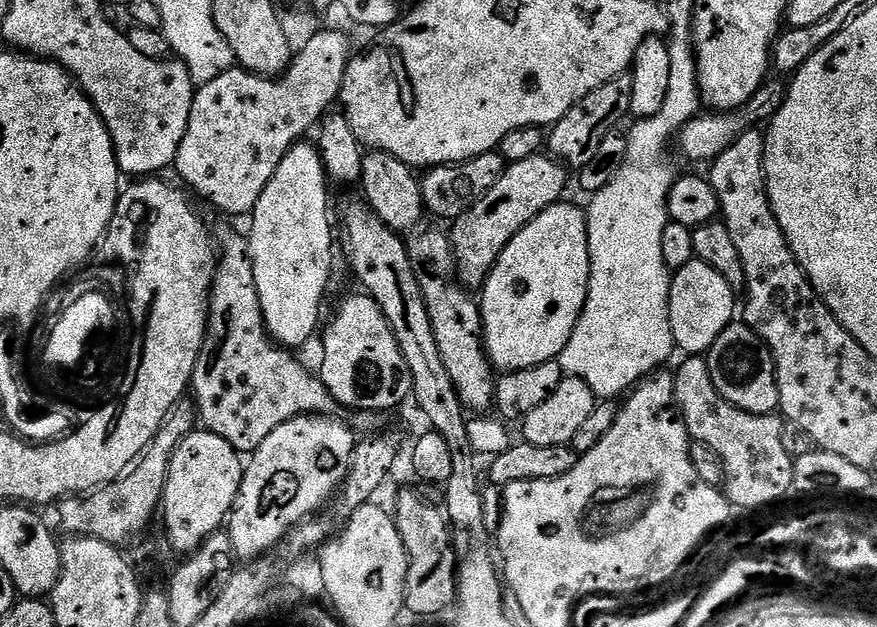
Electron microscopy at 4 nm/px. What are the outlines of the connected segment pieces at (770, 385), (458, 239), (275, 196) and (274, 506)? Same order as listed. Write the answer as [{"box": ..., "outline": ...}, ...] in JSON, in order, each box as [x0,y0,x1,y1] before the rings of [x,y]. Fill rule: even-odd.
[{"box":[706,324,779,416],"outline":[[[728,324],[710,346],[706,359],[710,366],[710,378],[714,378],[714,386],[718,386],[718,394],[722,394],[726,402],[738,406],[738,410],[746,410],[759,416],[771,416],[779,409],[776,360],[766,342],[762,342],[762,338],[749,324]]]},{"box":[450,154,569,290],"outline":[[[548,154],[508,164],[502,178],[494,182],[491,190],[456,217],[450,228],[450,239],[456,255],[456,278],[463,287],[469,290],[483,289],[497,258],[502,250],[506,250],[514,234],[522,231],[535,216],[542,214],[542,210],[565,199],[568,175],[569,169]]]},{"box":[247,143,334,350],"outline":[[[315,143],[294,144],[286,158],[278,162],[274,178],[266,182],[262,198],[250,214],[252,233],[247,233],[248,253],[252,256],[254,282],[258,286],[258,298],[262,306],[264,324],[275,343],[297,350],[321,327],[320,307],[324,304],[324,295],[328,292],[328,283],[332,280],[332,244],[334,248],[334,224],[328,221],[328,188],[330,181],[324,170],[324,160],[320,157],[319,147]]]},{"box":[226,416,358,562],"outline":[[[299,416],[278,426],[260,449],[251,453],[252,461],[247,461],[242,486],[226,521],[228,537],[235,555],[244,559],[241,561],[255,562],[271,553],[296,525],[315,517],[316,511],[337,495],[358,443],[357,433],[344,424],[330,416]]]}]

